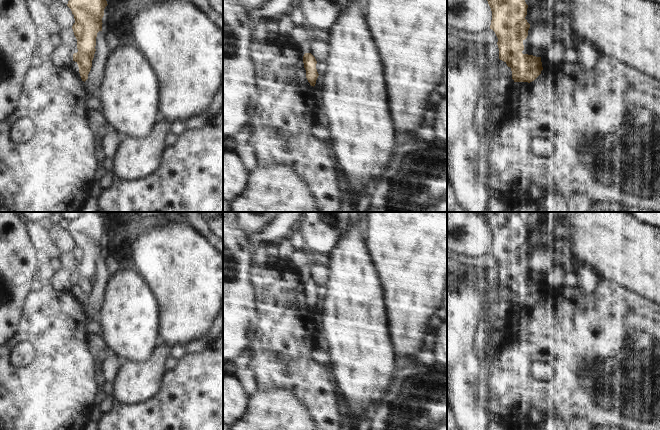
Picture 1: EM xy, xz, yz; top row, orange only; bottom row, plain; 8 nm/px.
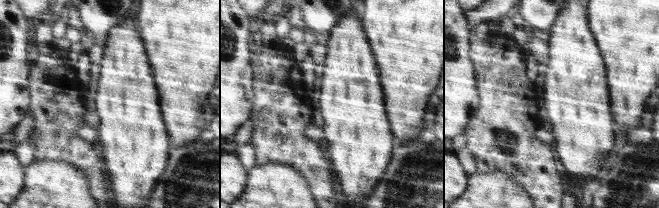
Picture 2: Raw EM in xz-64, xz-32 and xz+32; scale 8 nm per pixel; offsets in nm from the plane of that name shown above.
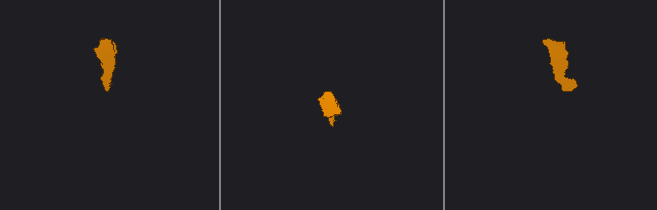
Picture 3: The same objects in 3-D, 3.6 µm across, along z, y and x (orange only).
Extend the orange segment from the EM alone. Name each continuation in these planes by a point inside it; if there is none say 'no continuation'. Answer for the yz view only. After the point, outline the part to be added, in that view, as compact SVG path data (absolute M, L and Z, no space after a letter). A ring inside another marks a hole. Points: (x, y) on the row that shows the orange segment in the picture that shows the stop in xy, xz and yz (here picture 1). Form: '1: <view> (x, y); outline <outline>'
no continuation

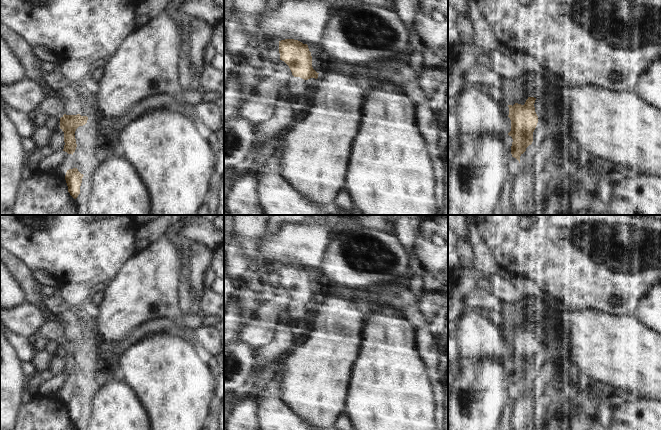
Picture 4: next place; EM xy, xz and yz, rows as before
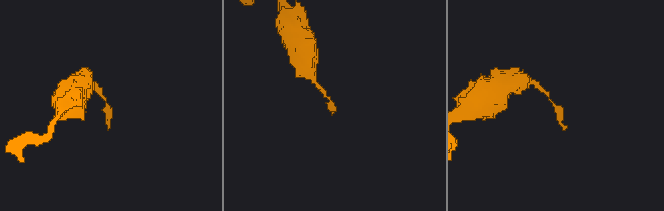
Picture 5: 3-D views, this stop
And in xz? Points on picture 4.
no continuation

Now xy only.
no continuation

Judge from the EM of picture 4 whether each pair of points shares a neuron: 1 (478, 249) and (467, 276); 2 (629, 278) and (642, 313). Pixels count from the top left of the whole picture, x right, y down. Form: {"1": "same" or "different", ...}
{"1": "same", "2": "different"}

